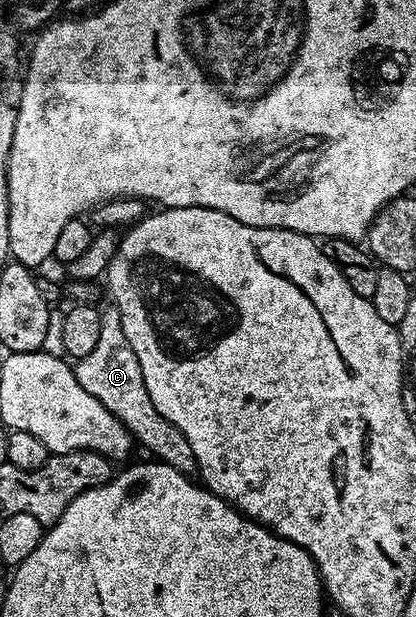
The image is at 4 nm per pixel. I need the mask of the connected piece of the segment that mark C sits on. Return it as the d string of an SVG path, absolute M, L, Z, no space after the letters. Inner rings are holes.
M114 304L103 307L98 344L88 356L75 363L74 369L82 388L94 396L98 404L105 406L131 432L133 439L152 453L149 455L153 459L170 464L170 468L187 475L197 469L190 440L154 408L154 400L150 400L150 392L146 392L146 380L142 380L142 364L138 364L138 356L134 356L134 348L130 348L130 340L126 340L126 332L122 332L122 320Z

